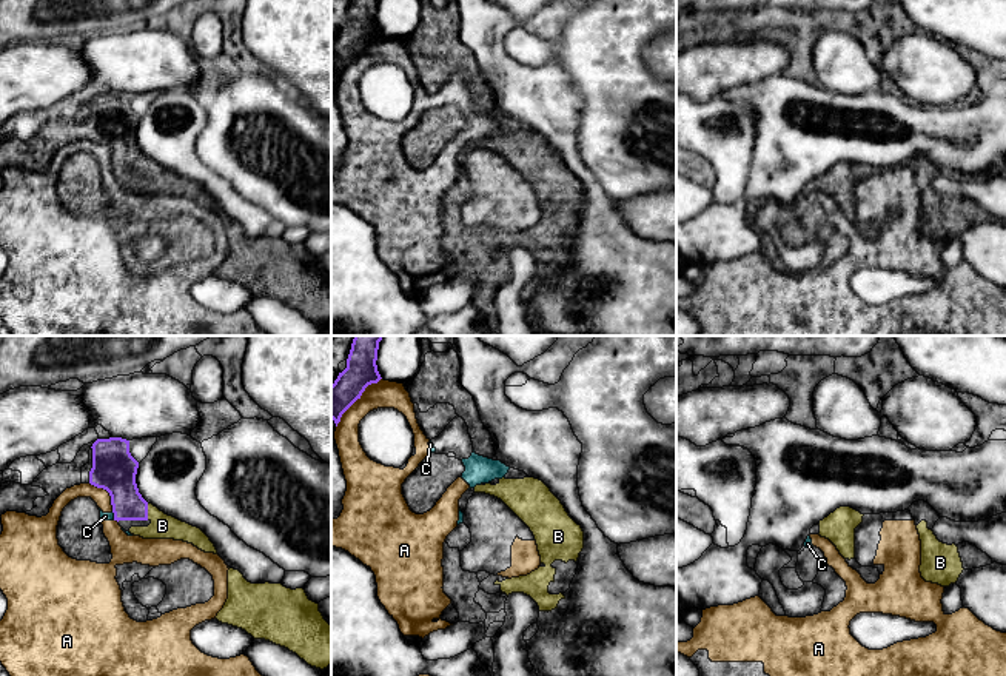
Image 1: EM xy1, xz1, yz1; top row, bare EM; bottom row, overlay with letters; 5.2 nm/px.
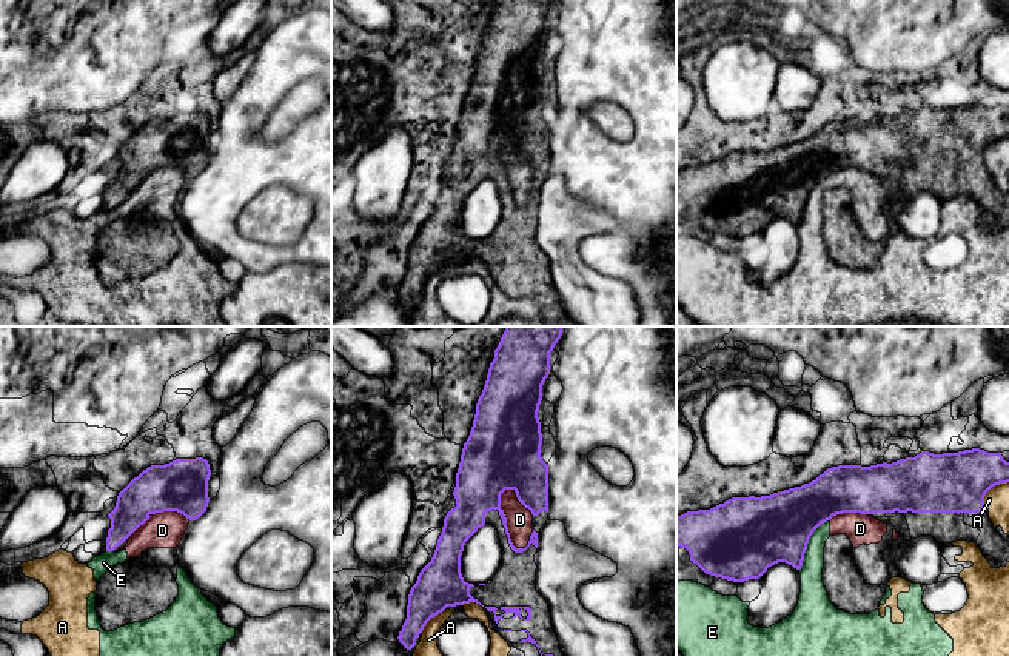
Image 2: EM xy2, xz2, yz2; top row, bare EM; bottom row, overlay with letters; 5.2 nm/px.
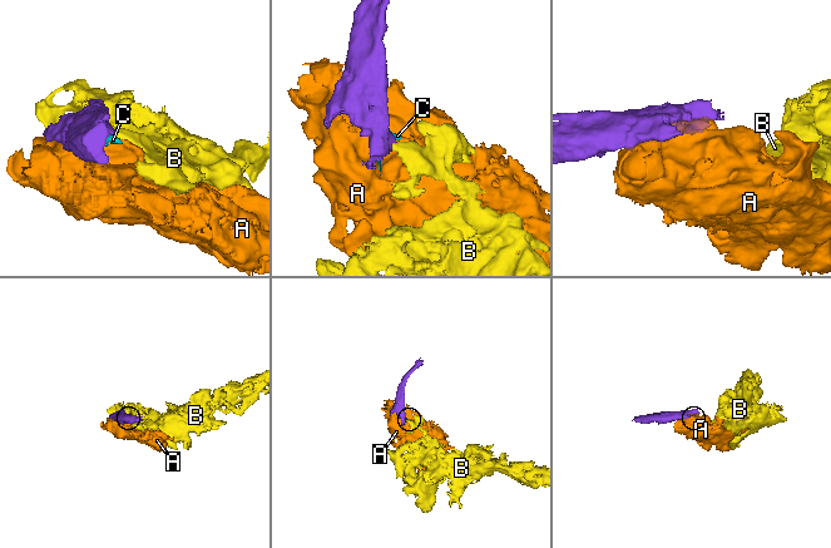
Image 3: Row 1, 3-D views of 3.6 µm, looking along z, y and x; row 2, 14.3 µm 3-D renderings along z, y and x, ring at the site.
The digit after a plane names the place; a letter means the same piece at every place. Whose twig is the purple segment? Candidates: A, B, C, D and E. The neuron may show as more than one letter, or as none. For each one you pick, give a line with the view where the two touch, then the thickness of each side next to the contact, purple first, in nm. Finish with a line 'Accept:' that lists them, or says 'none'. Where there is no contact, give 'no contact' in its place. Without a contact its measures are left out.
B: contact in xy1; calibres 200 and 130 nm
Accept: B

